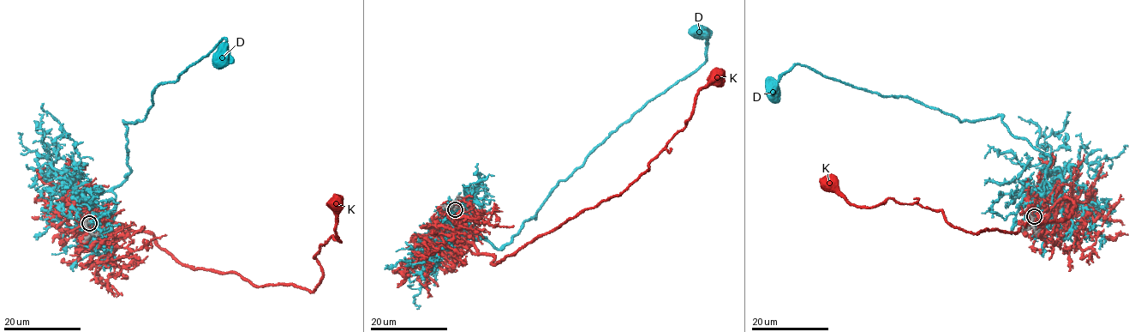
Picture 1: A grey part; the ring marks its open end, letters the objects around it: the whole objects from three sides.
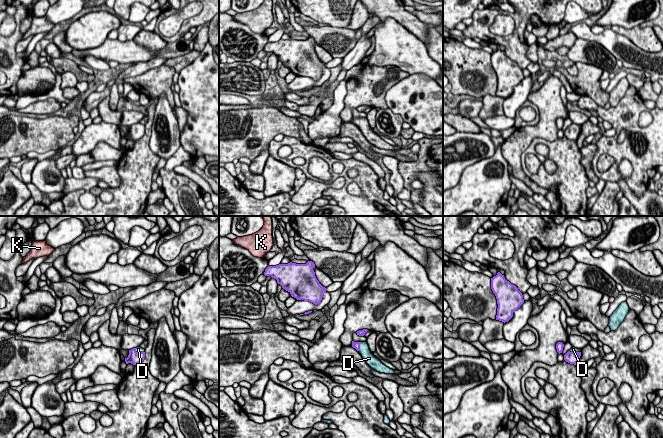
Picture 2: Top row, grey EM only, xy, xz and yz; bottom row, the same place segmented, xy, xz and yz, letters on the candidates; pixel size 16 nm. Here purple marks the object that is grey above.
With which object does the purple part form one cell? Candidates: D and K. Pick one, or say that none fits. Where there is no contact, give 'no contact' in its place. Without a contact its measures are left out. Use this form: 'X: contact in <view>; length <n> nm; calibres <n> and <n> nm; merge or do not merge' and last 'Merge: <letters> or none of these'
D: contact in xz; length 160 nm; calibres 120 and 180 nm; merge
K: no contact; do not merge
Merge: D

